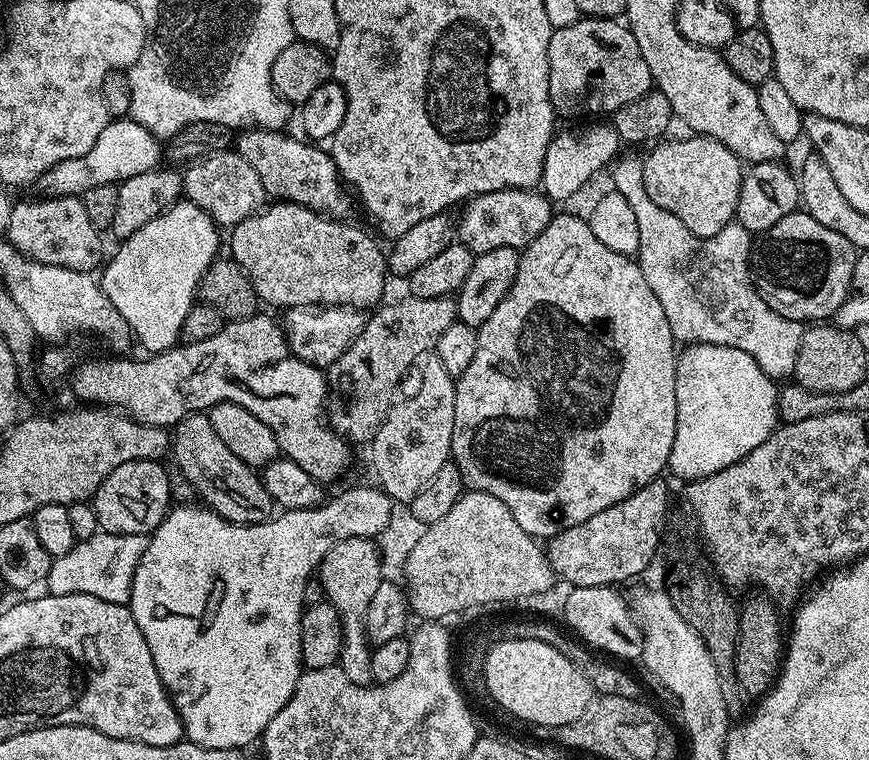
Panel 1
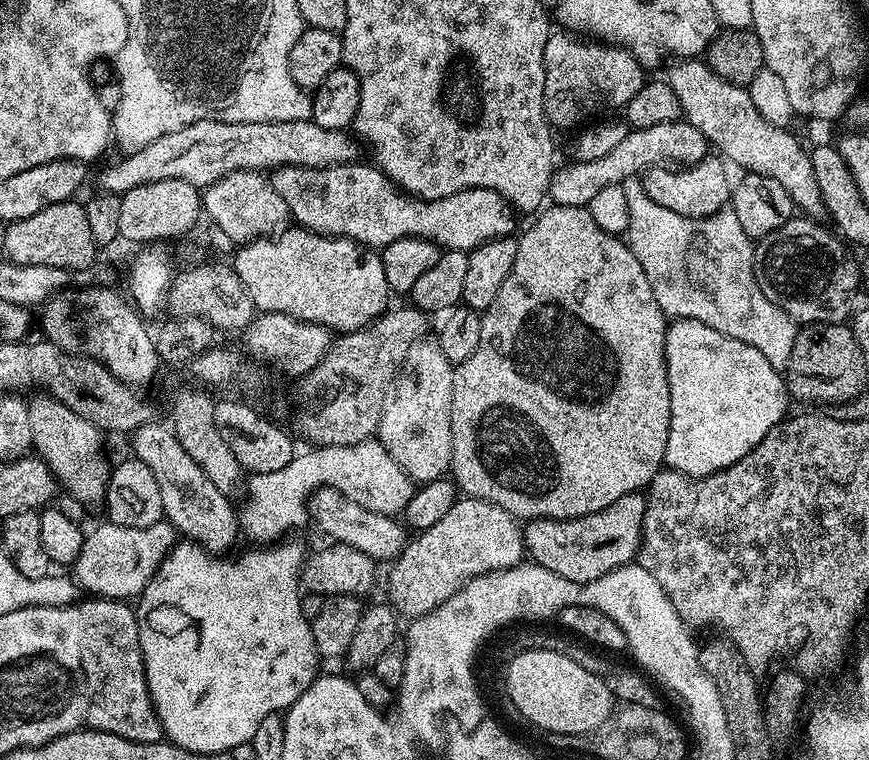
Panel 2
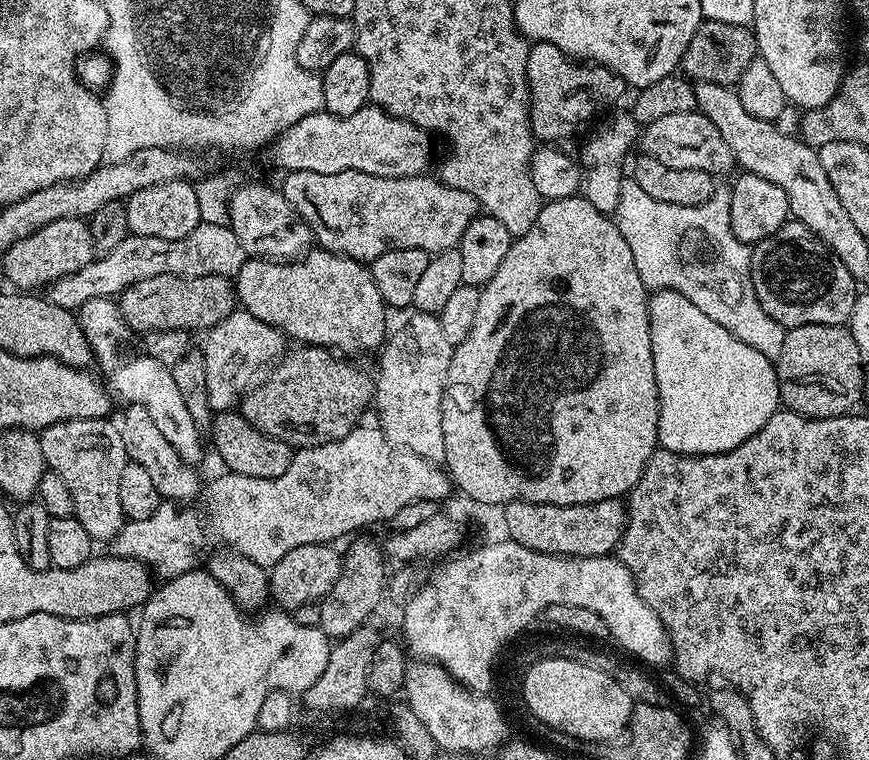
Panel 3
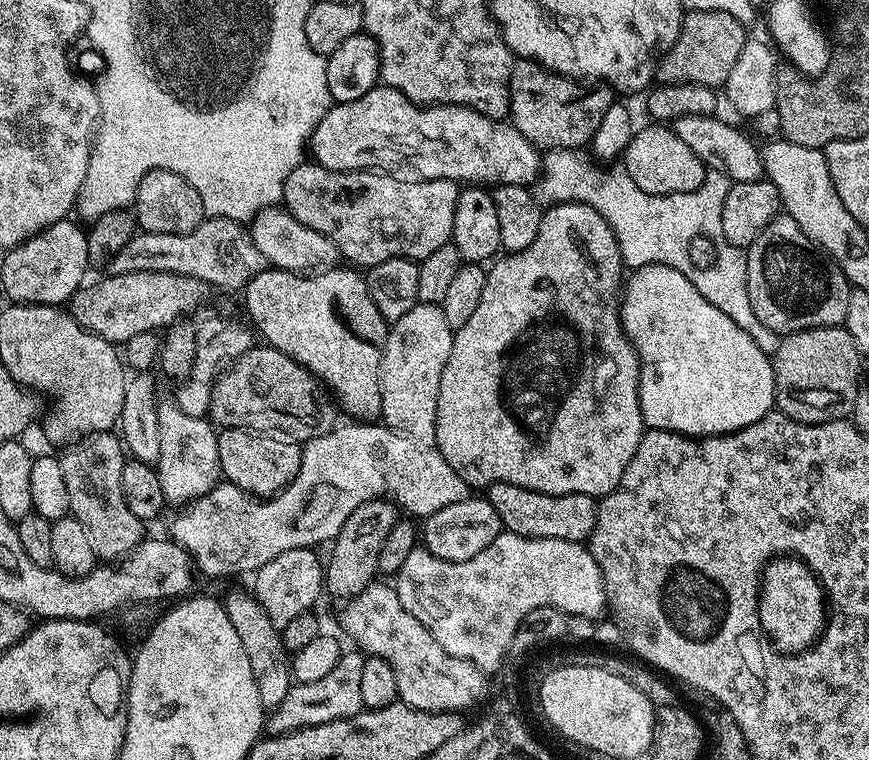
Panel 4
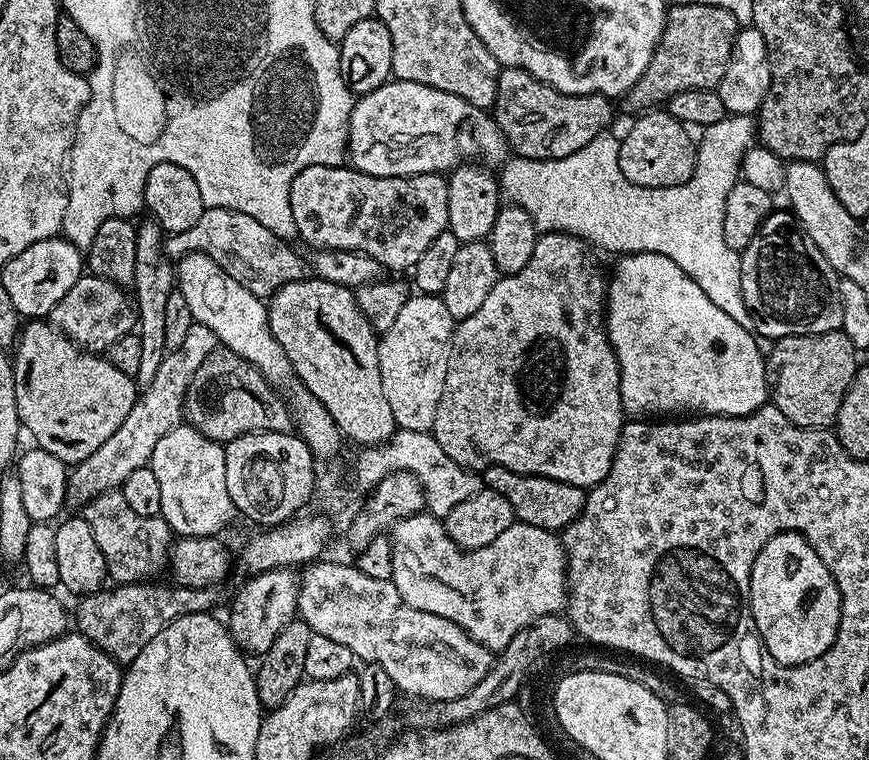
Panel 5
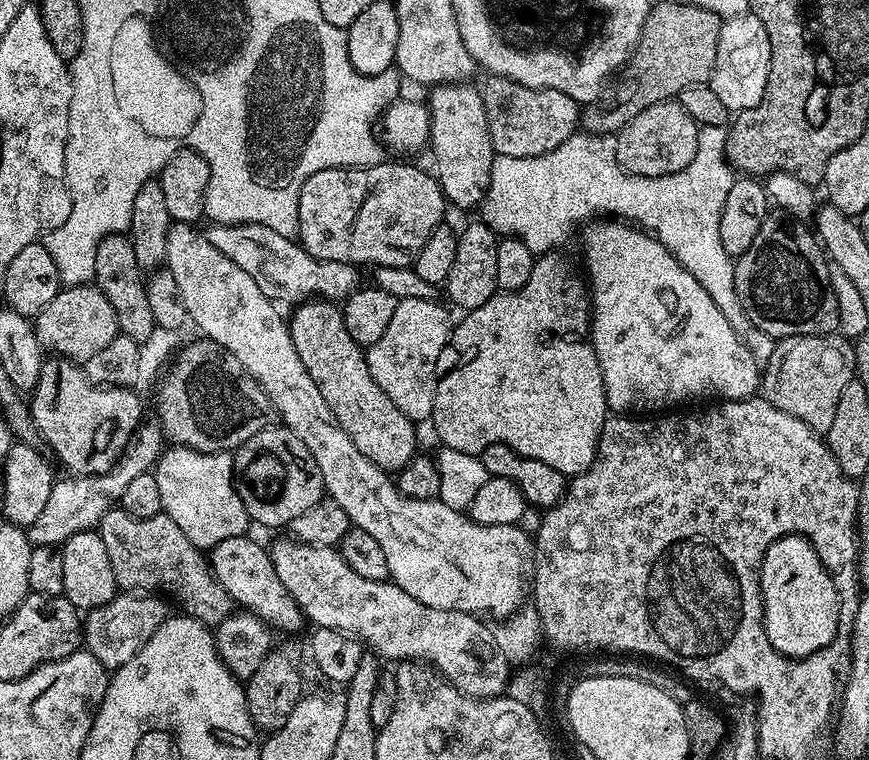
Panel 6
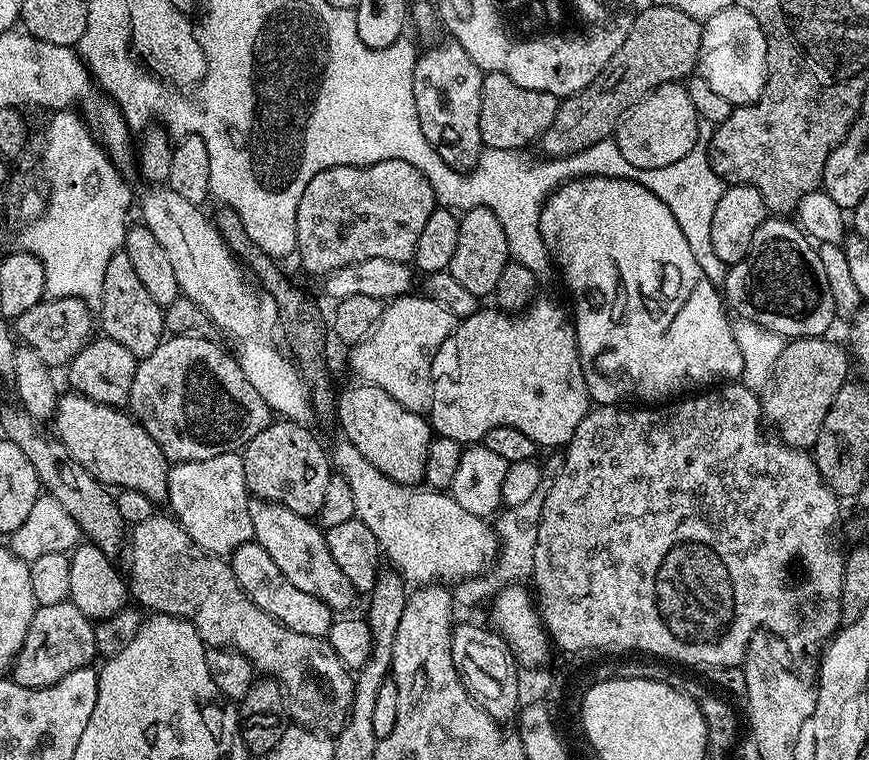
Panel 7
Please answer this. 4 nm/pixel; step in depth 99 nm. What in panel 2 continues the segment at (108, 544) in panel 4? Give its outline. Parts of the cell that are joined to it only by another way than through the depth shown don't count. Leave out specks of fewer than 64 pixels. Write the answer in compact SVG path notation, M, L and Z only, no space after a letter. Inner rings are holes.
M36 394L28 400L30 410L30 434L35 455L43 460L56 477L59 487L67 495L78 498L86 506L103 505L108 489L110 463L104 457L105 433L98 426L86 422L70 406L62 406L58 398Z

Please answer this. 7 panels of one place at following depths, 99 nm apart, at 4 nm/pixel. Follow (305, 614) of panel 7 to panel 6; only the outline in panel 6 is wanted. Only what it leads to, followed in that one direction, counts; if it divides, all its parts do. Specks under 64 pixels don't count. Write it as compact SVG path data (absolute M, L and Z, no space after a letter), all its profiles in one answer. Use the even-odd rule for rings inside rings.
M245 534L226 538L226 542L218 542L218 546L210 549L206 559L211 567L212 577L226 590L226 594L230 594L232 601L241 609L253 612L255 616L260 616L265 624L273 629L279 630L281 628L284 632L302 631L306 627L304 611L301 610L294 598L290 598L290 590L286 590L286 586L282 586L282 582L278 578L278 570L274 570L271 551L267 547L263 548L258 541L251 540L250 537L251 535Z

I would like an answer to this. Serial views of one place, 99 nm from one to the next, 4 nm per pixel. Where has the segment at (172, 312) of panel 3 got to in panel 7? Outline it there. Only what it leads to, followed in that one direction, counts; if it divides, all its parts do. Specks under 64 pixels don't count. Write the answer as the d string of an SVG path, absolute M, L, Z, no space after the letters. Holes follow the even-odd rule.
M45 298L14 318L14 336L23 347L34 350L54 370L63 369L93 339L94 312L89 301L78 298Z

